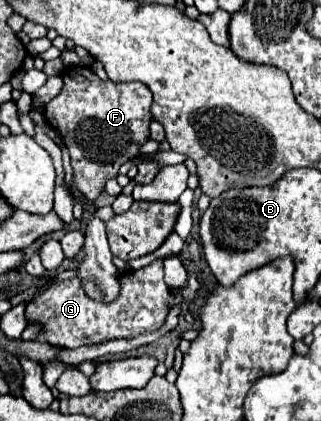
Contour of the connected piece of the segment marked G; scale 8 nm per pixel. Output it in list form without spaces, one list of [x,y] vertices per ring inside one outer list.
[[[155,260],[141,270],[123,272],[119,276],[119,286],[119,298],[115,298],[115,302],[101,304],[85,294],[81,278],[57,280],[27,304],[25,316],[27,320],[43,324],[39,342],[47,342],[57,348],[79,348],[115,338],[133,338],[161,328],[165,316],[169,314],[169,286],[163,282],[163,260]]]

